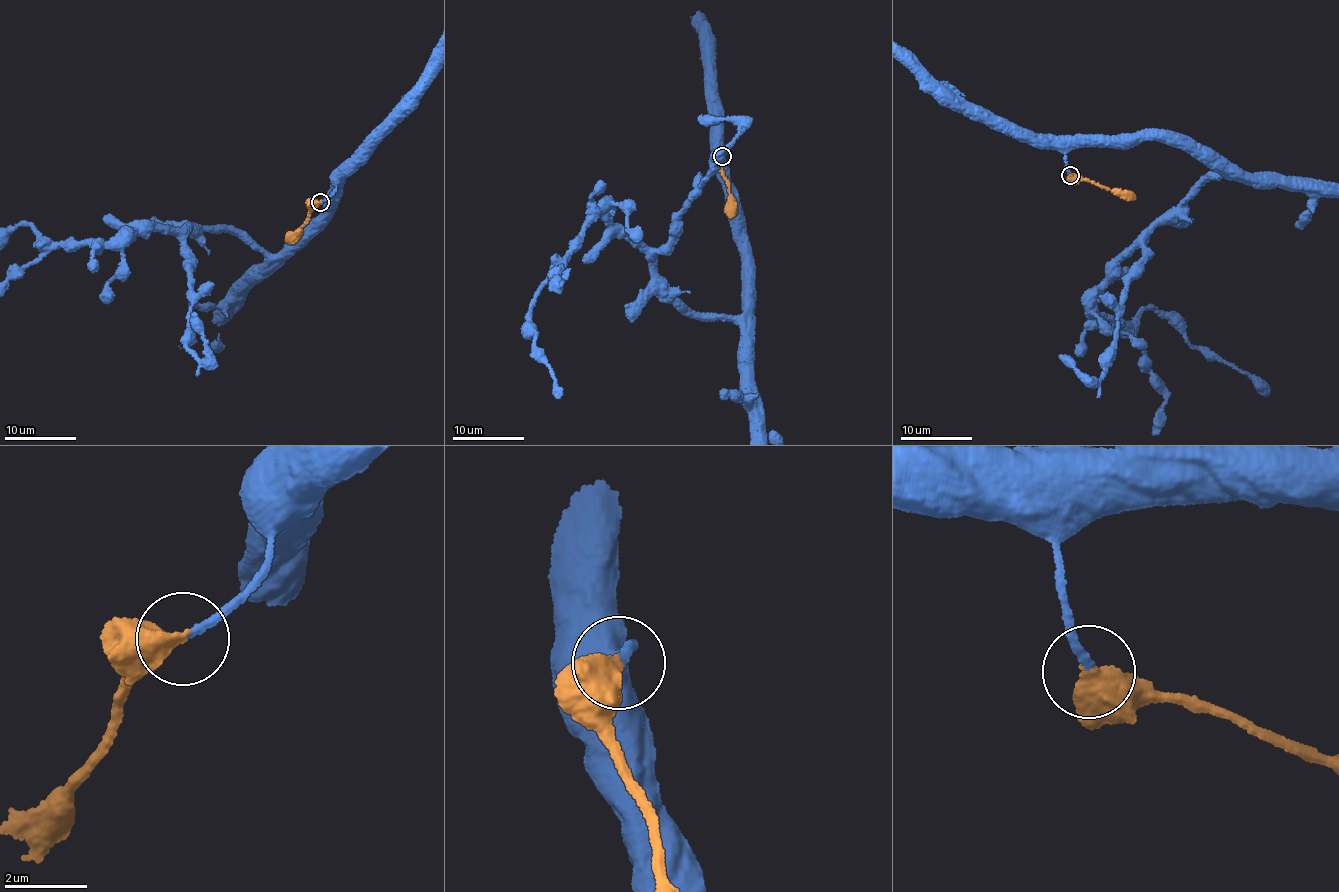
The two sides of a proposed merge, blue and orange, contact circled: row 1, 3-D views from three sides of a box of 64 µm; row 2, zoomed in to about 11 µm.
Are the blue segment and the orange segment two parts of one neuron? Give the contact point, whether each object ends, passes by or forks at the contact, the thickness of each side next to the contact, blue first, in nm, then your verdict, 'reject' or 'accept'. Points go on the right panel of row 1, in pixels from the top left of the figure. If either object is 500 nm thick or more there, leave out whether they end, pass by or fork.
(1070, 175) | 170/550 nm | accept

